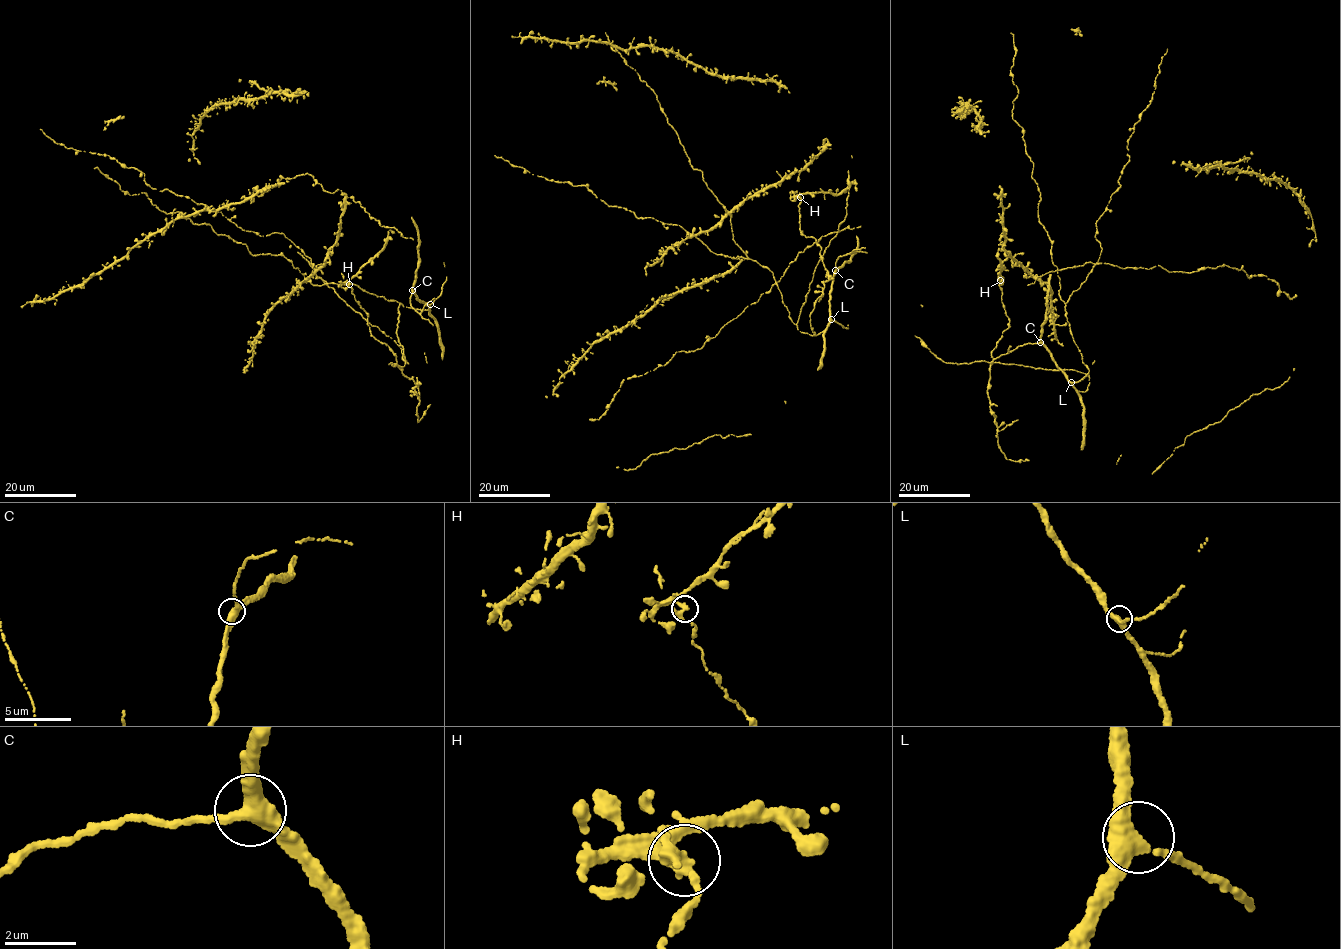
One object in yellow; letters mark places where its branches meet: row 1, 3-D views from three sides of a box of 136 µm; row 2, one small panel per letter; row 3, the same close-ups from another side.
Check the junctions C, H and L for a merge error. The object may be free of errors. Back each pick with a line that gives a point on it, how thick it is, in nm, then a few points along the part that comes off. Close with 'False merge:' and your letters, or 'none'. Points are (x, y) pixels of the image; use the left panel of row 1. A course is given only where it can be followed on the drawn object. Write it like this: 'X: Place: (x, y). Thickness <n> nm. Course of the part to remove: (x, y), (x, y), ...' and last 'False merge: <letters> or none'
H: Place: (349, 284). Thickness 300 nm. Course of the part to remove: (349, 283), (372, 335), (388, 345), (403, 375), (417, 384), (417, 421), (430, 405)
False merge: H

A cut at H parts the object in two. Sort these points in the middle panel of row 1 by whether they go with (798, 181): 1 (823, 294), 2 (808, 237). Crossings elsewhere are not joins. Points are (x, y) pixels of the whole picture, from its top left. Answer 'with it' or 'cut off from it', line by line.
1: cut off from it
2: cut off from it

